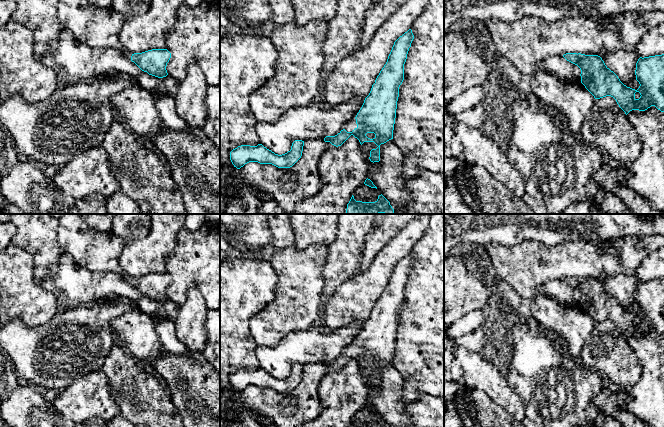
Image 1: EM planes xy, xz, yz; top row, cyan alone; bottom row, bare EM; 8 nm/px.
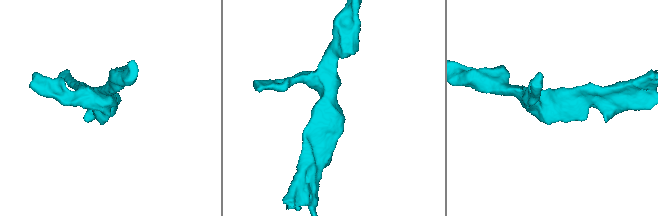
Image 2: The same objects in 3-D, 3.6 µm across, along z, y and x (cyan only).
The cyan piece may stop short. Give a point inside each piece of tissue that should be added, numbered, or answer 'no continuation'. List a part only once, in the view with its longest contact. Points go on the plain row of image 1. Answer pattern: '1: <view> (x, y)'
1: xz (351, 349)

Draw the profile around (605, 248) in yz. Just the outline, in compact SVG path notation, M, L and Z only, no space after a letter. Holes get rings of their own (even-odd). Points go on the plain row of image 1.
M596 241L594 244L595 244L595 247L598 249L598 251L602 255L611 255L611 256L615 256L618 258L619 249L614 248L612 246L612 241L605 241L605 242Z

